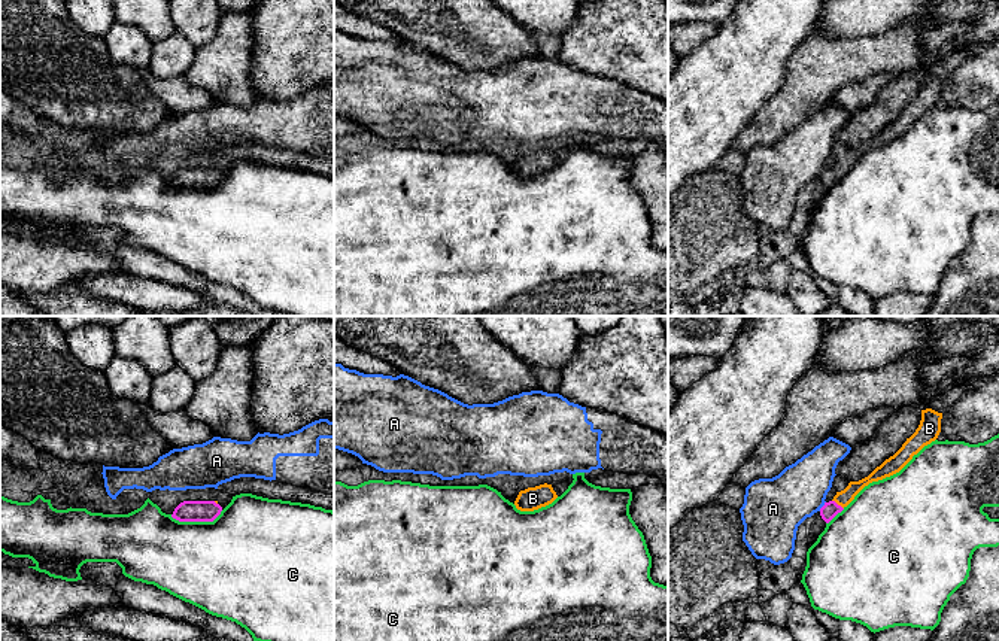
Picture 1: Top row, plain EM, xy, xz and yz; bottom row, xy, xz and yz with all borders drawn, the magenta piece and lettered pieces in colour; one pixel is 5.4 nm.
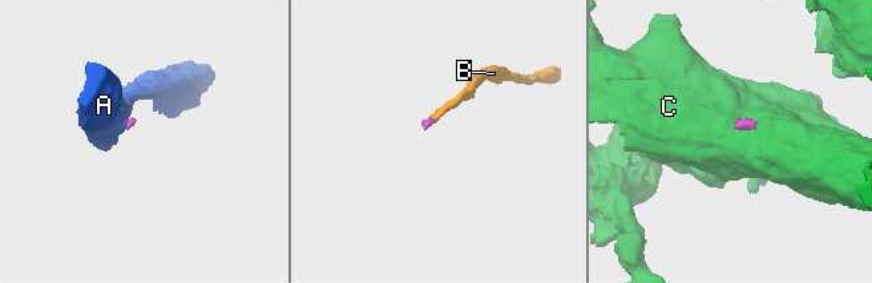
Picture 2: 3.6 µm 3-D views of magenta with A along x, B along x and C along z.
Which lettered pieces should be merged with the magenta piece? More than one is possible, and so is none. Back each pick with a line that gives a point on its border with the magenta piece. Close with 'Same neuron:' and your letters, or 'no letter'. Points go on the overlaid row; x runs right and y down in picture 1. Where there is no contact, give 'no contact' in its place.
B: meets magenta in yz at (837, 504)
Same neuron: B

